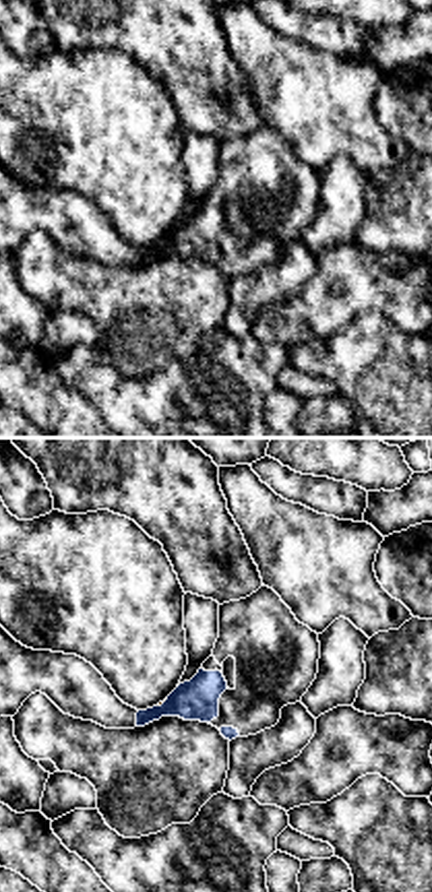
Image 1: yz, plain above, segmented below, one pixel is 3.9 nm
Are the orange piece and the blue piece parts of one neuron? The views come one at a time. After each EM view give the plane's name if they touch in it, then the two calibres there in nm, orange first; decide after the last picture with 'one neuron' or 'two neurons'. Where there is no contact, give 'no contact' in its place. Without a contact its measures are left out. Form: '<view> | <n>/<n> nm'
yz | 20/160 nm

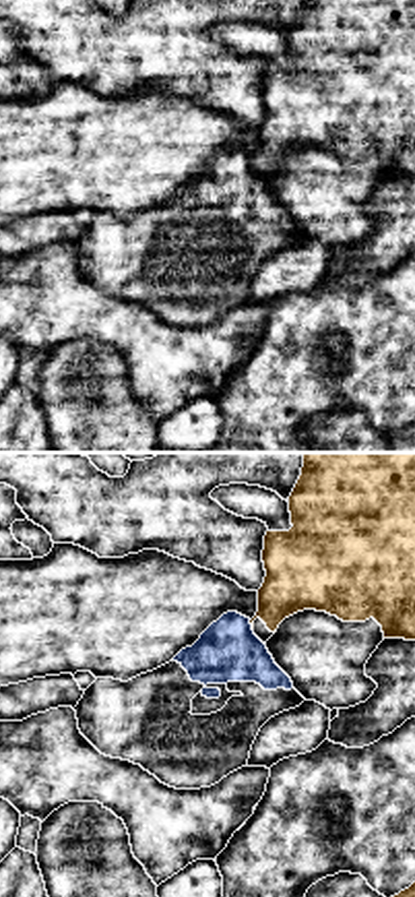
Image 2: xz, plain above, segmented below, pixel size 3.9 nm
xz | 240/240 nm

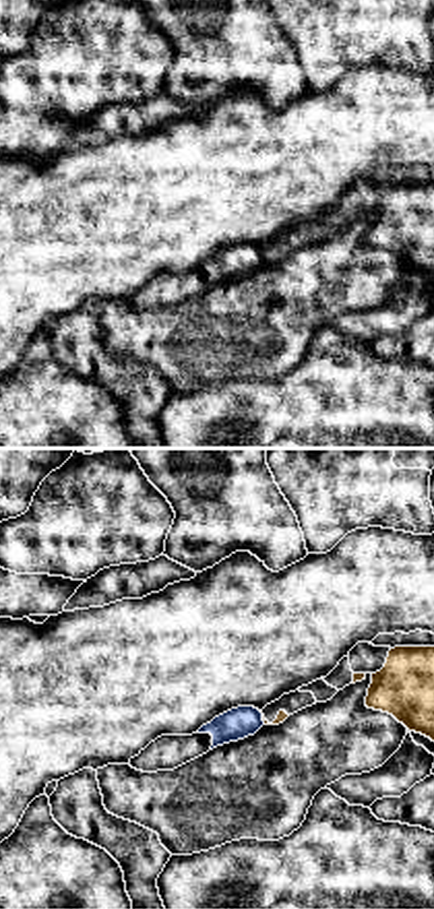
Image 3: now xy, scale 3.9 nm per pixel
xy | 40/120 nm

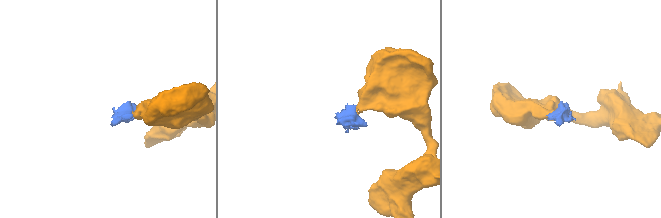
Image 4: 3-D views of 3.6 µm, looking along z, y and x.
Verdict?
two neurons

